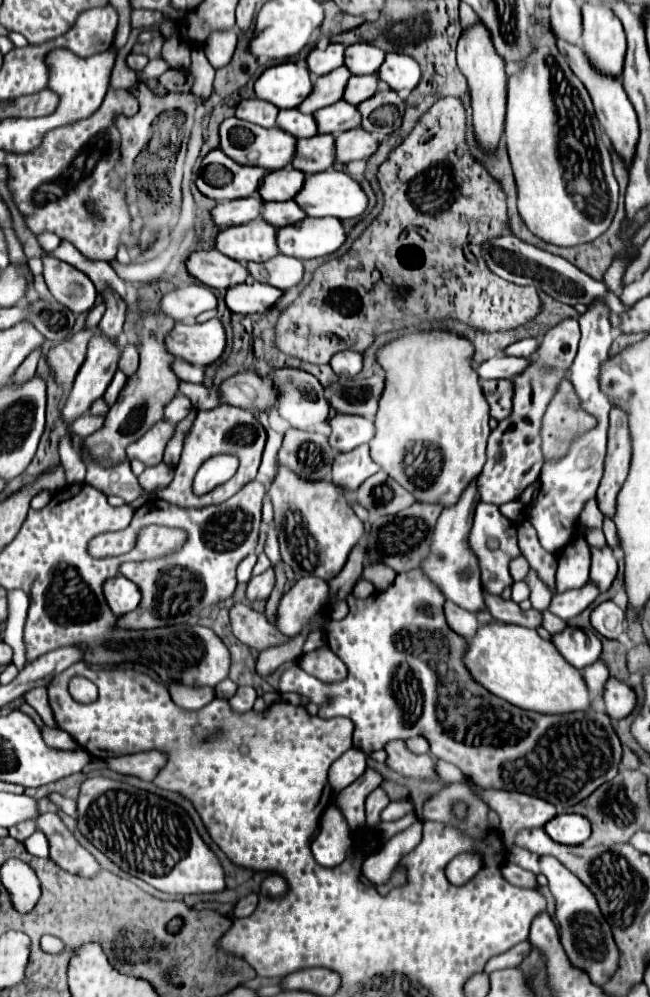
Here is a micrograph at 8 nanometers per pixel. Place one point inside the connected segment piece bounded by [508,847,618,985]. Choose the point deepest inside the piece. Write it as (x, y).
(586, 937)

